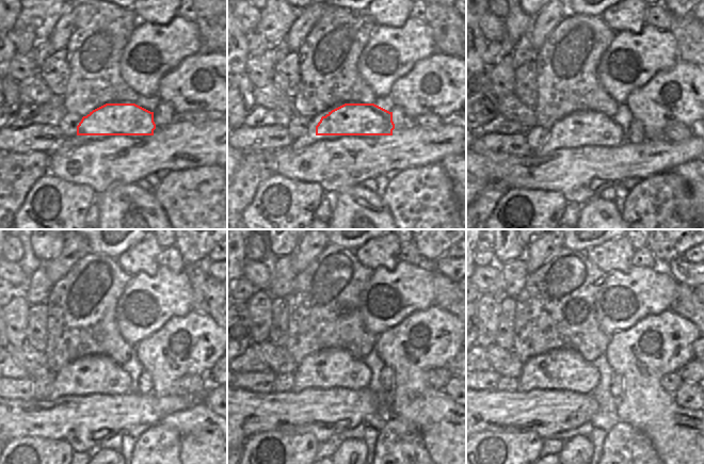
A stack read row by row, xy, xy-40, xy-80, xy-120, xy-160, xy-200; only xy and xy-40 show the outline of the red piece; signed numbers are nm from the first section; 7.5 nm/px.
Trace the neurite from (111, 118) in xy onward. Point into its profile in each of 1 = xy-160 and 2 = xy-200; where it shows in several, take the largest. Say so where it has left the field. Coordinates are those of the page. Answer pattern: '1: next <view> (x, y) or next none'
1: next xy-160 (328, 361)
2: next xy-200 (560, 361)

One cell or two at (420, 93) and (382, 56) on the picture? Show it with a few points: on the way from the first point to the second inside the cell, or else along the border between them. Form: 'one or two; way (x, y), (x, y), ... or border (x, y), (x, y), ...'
two; border (421, 60), (401, 77), (396, 94)

